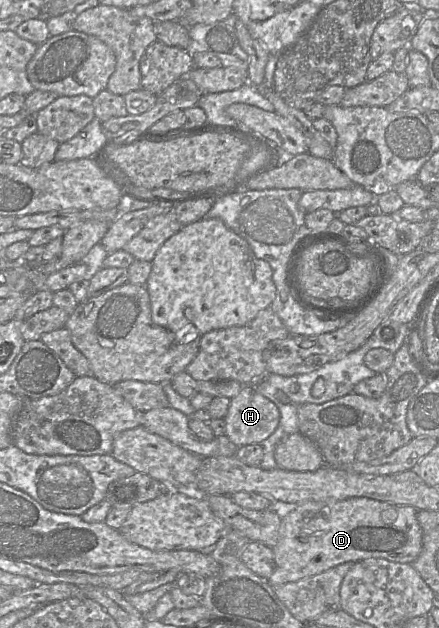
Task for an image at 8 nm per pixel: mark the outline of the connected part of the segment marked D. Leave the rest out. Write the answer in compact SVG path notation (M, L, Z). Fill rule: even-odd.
M351 497L335 501L308 501L297 506L290 506L283 511L282 521L279 529L279 538L277 544L272 547L274 554L275 569L267 579L271 586L278 586L288 582L298 581L303 578L311 577L327 571L337 565L345 562L358 562L368 558L382 558L395 563L412 563L417 559L422 550L422 529L417 520L417 509L408 505L397 505L388 501L378 501L366 497ZM393 508L397 511L397 518L393 523L385 523L381 519L381 512L385 509Z

